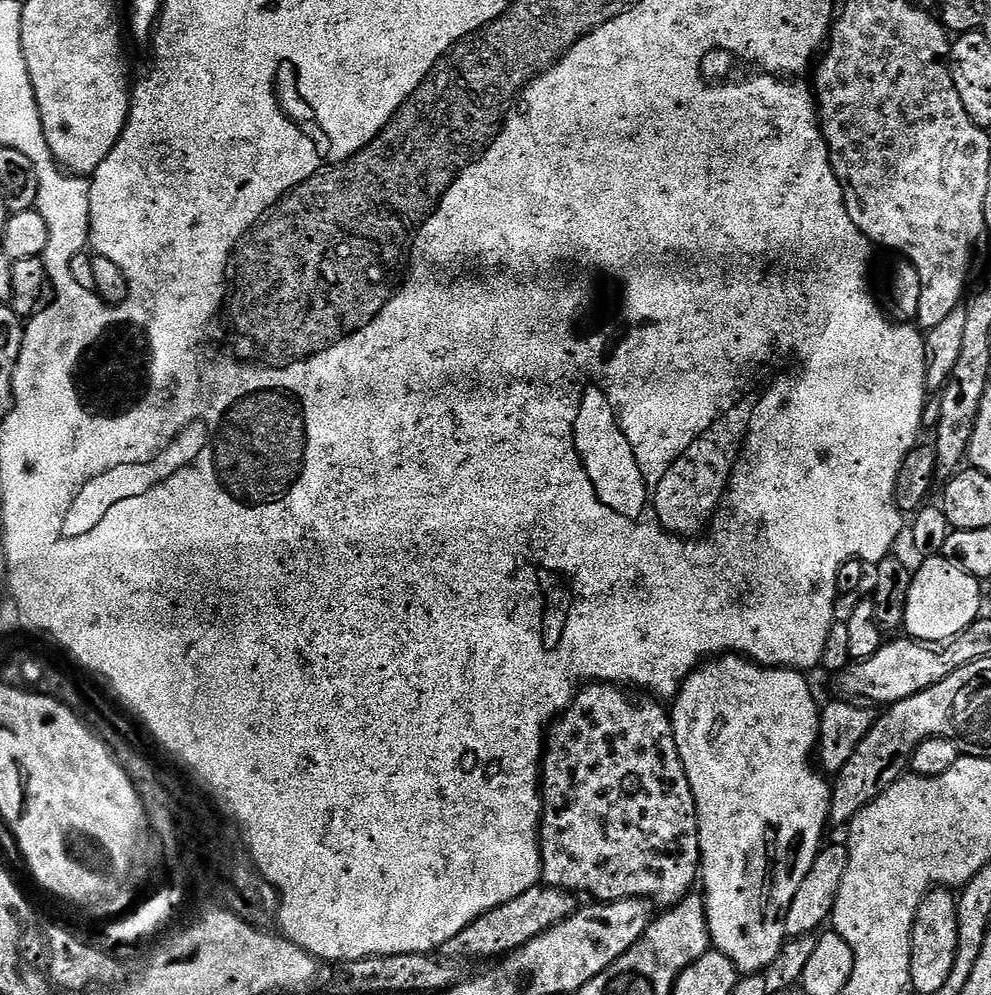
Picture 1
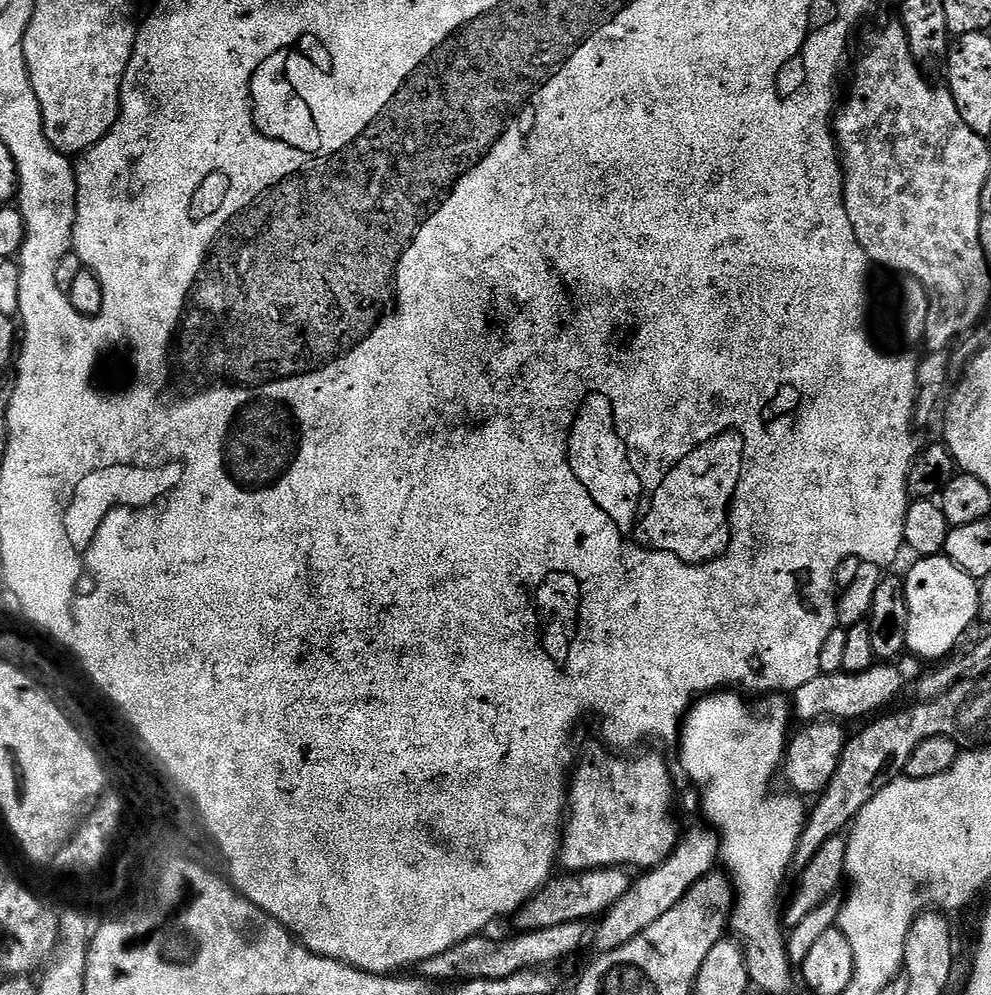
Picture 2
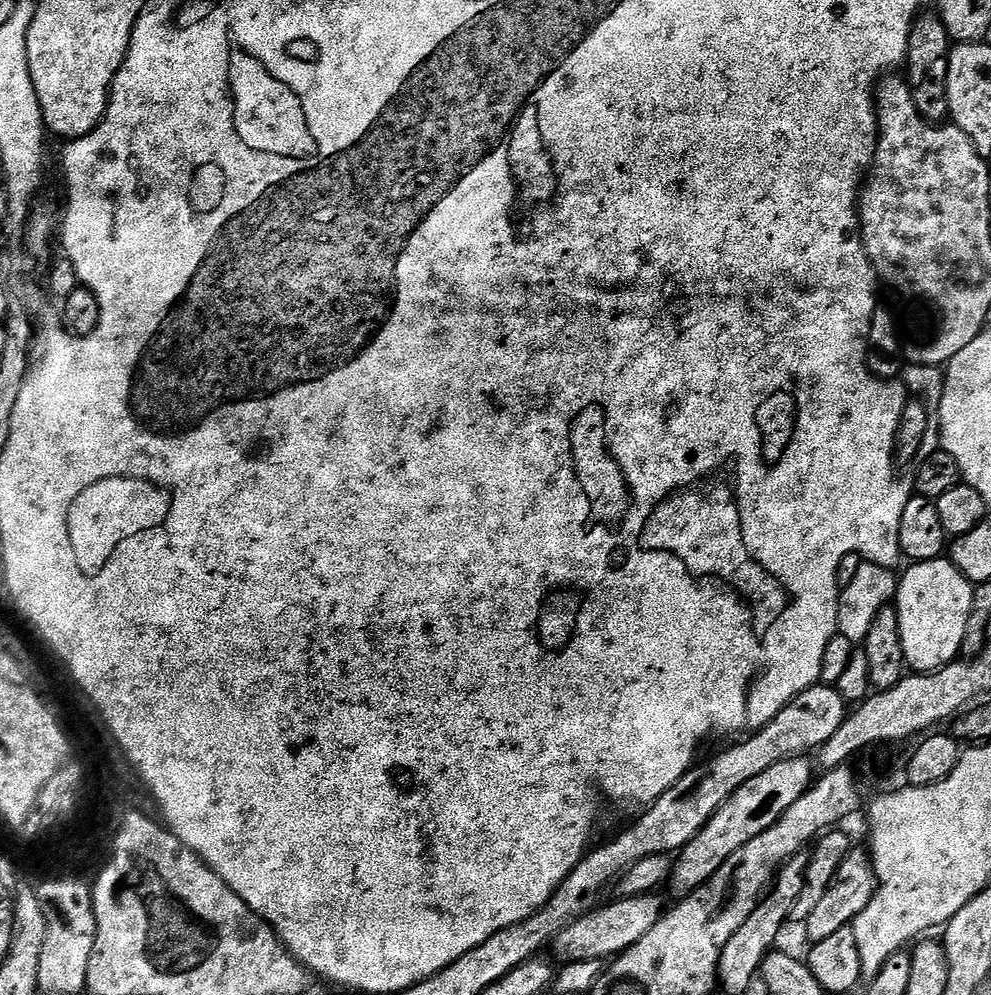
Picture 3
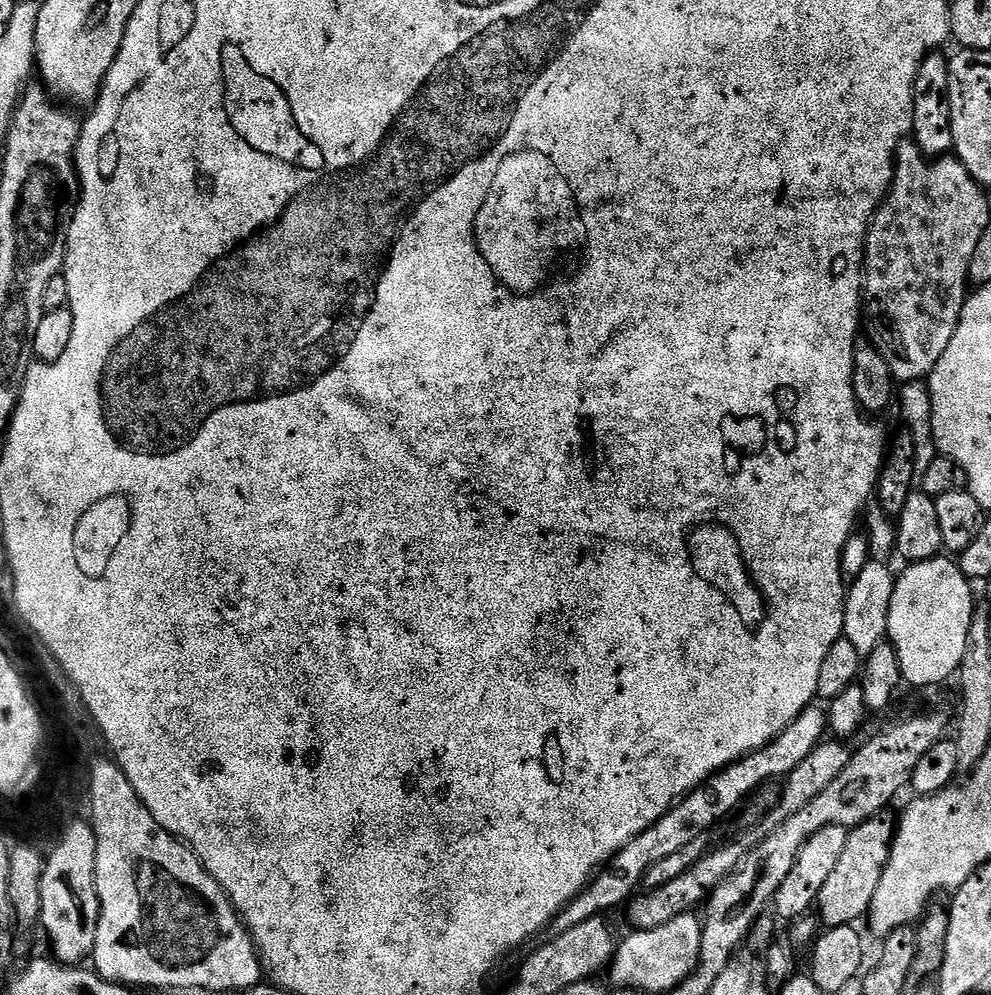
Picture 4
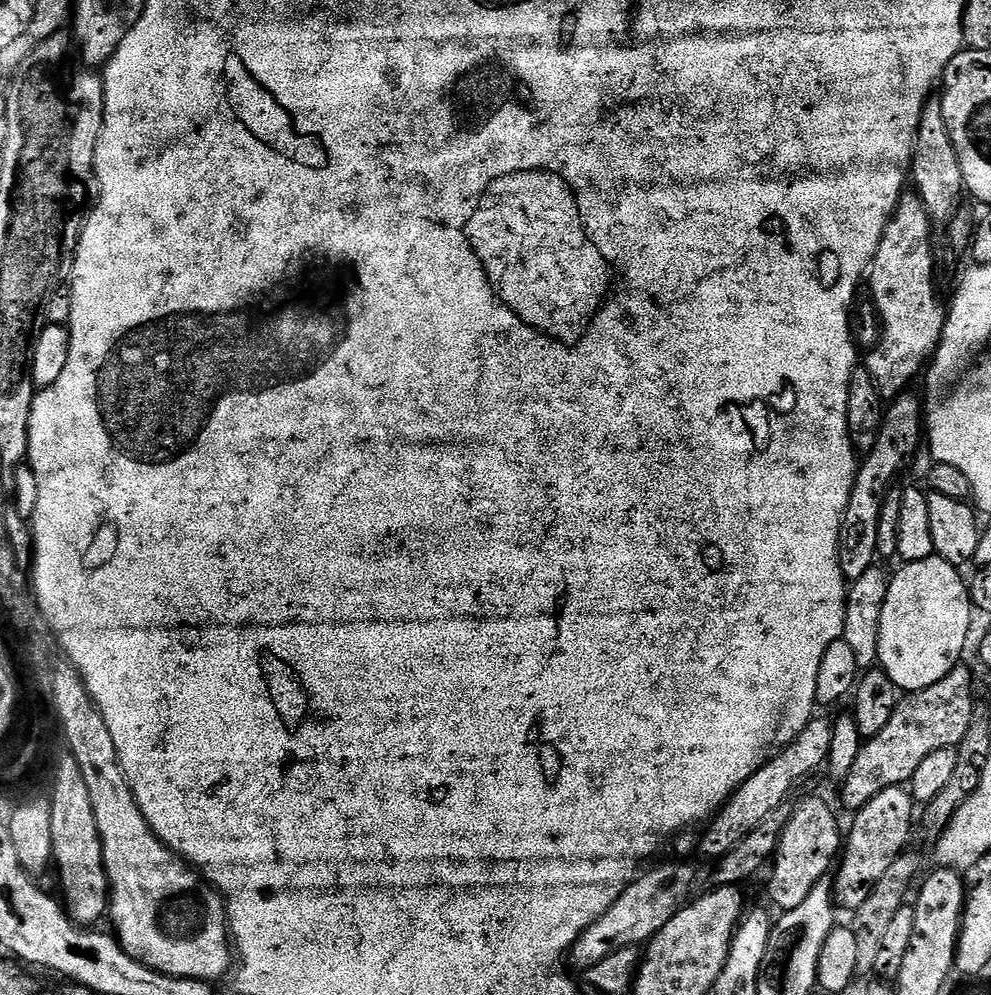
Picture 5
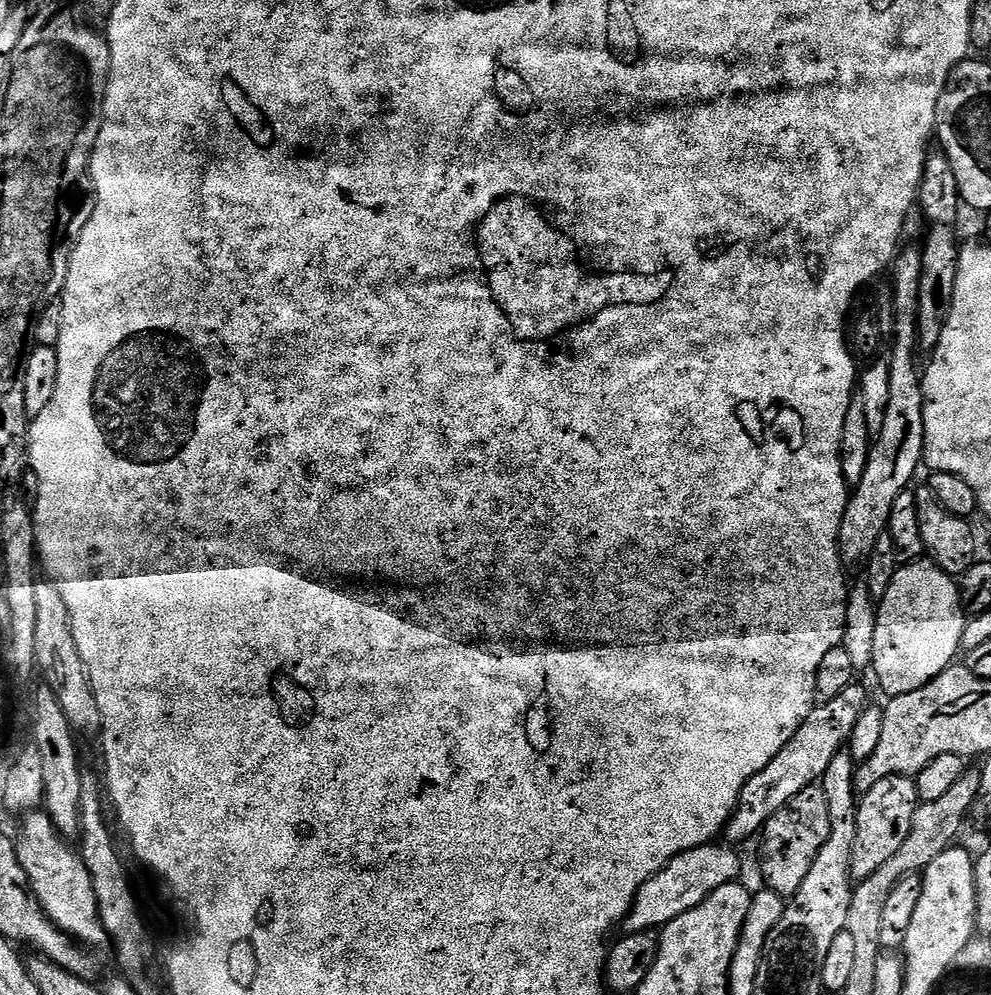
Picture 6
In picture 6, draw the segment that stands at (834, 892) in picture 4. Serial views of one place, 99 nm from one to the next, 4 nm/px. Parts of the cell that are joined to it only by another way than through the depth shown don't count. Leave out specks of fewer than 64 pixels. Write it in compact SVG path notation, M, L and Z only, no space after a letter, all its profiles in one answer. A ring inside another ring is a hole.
M910 776L882 778L866 793L859 797L858 831L854 838L854 854L850 858L850 870L853 881L859 882L870 878L870 874L878 874L894 853L906 842L906 834L910 834L910 822L914 822L914 810L921 803L916 789L916 781Z

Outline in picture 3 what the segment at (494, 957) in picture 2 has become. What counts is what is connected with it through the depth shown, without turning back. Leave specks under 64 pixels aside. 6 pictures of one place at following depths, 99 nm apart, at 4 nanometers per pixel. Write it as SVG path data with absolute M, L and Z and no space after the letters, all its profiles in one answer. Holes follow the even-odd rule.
M660 894L612 898L609 904L603 904L593 908L585 916L579 916L574 922L570 922L570 926L566 926L557 934L550 948L551 951L556 951L560 962L573 964L591 960L611 961L642 938L646 938L646 934L650 934L650 930L658 926L666 911L666 903L664 904Z

